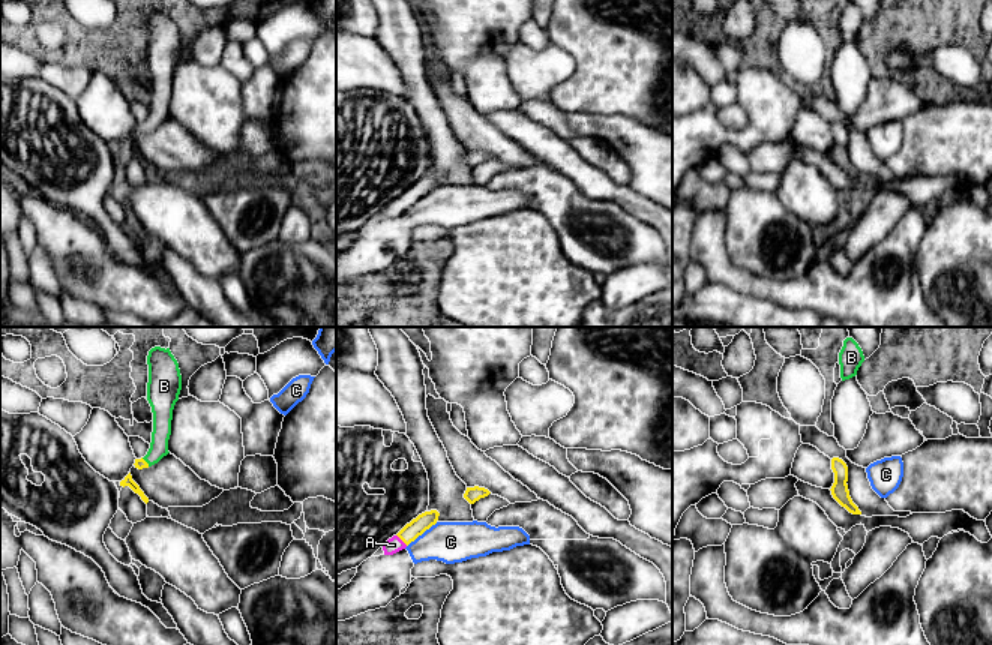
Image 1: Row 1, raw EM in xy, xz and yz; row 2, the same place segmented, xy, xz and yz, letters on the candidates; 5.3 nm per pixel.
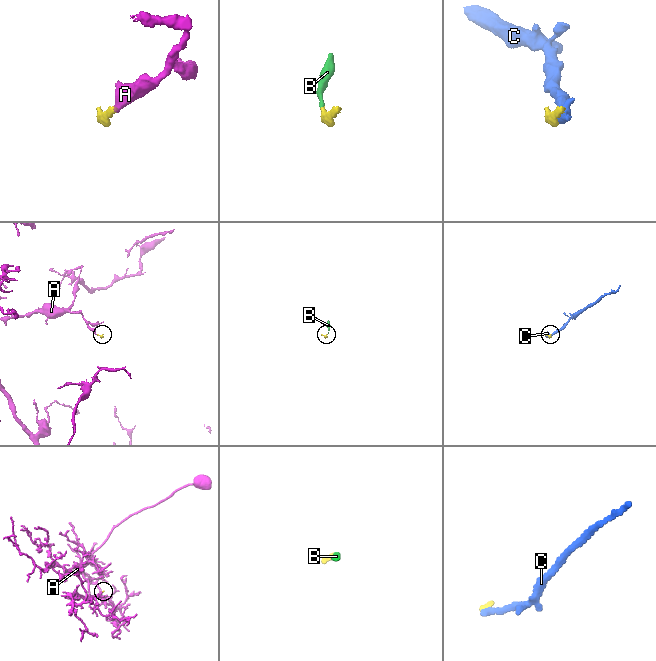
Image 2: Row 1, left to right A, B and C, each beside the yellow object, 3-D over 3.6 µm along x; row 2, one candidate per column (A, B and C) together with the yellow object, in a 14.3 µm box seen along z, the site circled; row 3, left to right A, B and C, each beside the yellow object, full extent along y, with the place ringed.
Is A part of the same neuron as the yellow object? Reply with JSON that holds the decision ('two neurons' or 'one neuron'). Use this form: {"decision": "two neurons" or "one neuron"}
{"decision": "one neuron"}

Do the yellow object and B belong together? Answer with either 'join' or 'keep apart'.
join

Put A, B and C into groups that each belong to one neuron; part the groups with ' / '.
A B / C

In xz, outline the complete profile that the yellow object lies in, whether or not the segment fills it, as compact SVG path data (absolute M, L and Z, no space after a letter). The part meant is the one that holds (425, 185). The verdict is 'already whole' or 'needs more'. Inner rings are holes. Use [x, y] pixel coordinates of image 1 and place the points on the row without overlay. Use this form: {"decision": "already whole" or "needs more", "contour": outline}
{"decision": "needs more", "contour": "M437 174L425 176L407 188L396 200L383 208L384 219L393 219L405 213L411 206L437 188L440 177Z"}

